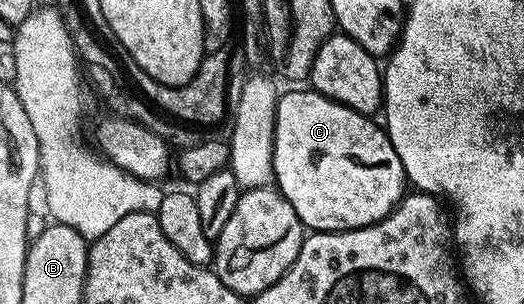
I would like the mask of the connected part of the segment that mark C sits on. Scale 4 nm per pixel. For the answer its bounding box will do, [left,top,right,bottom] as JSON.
[272,90,406,232]

